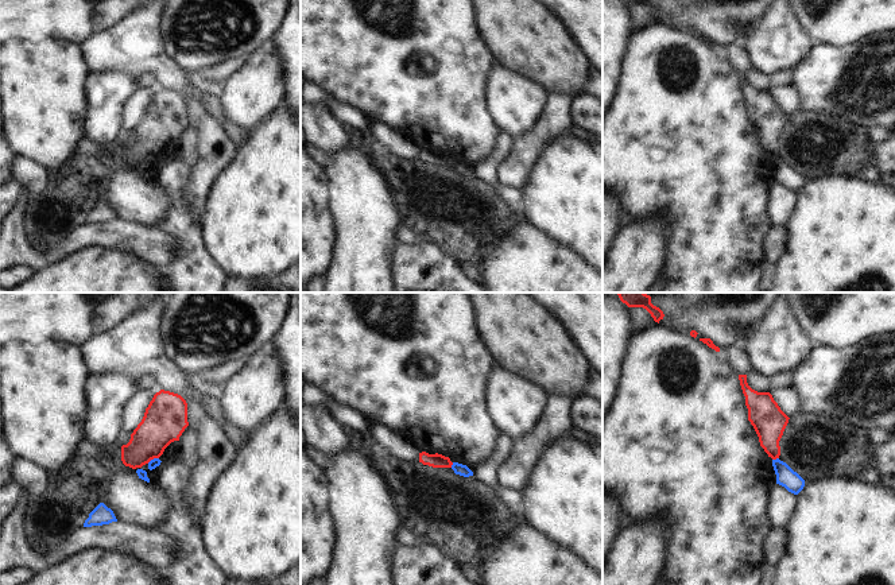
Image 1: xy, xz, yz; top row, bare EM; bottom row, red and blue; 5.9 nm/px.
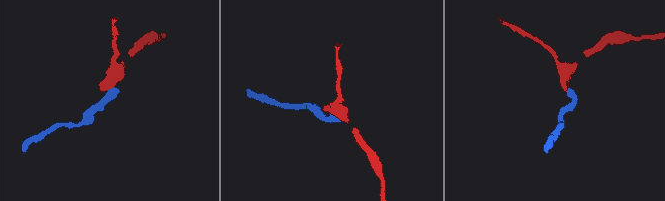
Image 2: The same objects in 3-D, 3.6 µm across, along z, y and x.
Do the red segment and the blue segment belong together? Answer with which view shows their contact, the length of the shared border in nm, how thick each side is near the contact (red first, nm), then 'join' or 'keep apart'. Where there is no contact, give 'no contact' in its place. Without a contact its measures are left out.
yz | 40 nm | 200/120 nm | keep apart

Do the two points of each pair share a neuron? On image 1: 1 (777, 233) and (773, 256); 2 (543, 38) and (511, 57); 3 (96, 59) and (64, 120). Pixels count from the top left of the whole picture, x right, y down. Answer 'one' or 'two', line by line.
1: one
2: one
3: two

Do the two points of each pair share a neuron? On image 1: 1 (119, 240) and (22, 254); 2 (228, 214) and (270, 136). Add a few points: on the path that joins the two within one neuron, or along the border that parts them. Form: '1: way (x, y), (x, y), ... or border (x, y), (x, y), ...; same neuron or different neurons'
1: way (95, 237), (80, 237), (57, 255), (46, 258); same neuron
2: way (247, 196), (270, 173), (270, 155); same neuron

